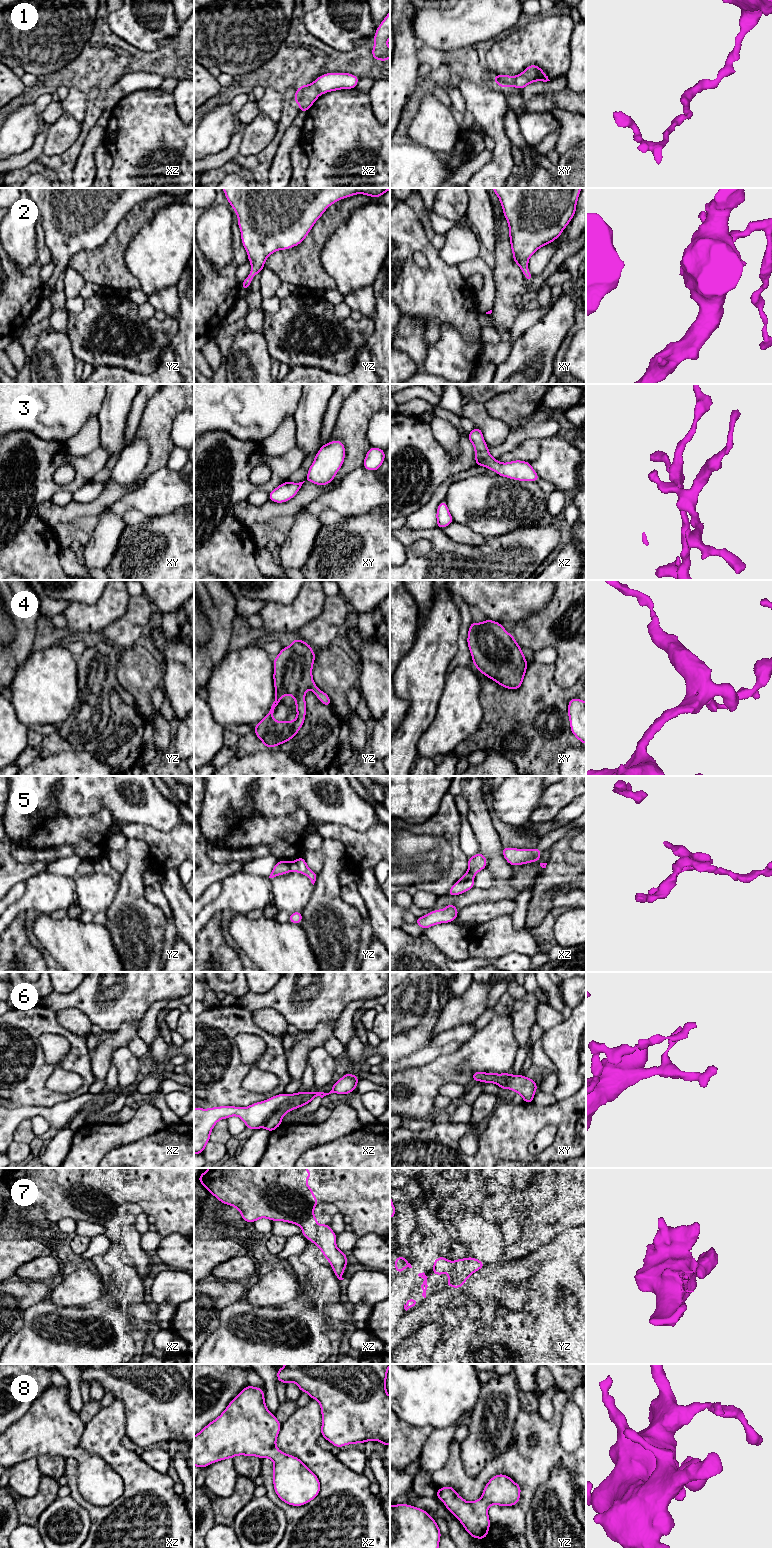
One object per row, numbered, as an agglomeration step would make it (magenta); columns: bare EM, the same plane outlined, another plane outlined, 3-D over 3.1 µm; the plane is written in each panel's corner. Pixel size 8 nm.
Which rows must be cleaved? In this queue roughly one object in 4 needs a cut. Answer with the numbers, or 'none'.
5

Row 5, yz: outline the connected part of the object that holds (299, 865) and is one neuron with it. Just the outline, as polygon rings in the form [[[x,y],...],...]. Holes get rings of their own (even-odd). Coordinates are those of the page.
[[[299,857],[298,859],[294,860],[291,863],[290,869],[293,872],[297,872],[297,873],[306,875],[310,879],[313,885],[318,877],[318,873],[315,873],[308,868],[304,857]]]

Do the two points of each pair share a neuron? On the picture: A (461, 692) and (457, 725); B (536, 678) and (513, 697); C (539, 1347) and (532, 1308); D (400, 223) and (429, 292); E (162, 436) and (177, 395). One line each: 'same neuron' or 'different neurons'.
A: same neuron
B: same neuron
C: same neuron
D: same neuron
E: same neuron

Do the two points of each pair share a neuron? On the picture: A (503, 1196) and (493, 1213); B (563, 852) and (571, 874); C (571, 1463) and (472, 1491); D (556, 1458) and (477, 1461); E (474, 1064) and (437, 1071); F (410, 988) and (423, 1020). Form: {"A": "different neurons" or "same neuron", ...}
{"A": "same neuron", "B": "same neuron", "C": "same neuron", "D": "different neurons", "E": "same neuron", "F": "same neuron"}

